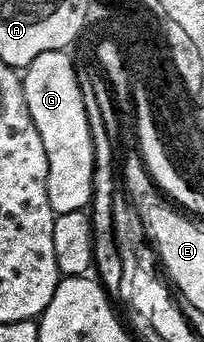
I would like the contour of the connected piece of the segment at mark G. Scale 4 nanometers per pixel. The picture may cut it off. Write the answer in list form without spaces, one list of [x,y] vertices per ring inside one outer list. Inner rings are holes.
[[[67,50],[41,52],[41,56],[28,64],[21,74],[23,99],[41,136],[41,144],[45,144],[45,156],[49,164],[49,204],[56,214],[77,212],[90,203],[95,171],[89,120],[85,120],[85,108],[81,104],[81,92],[77,88],[76,63],[71,62],[69,55]]]

